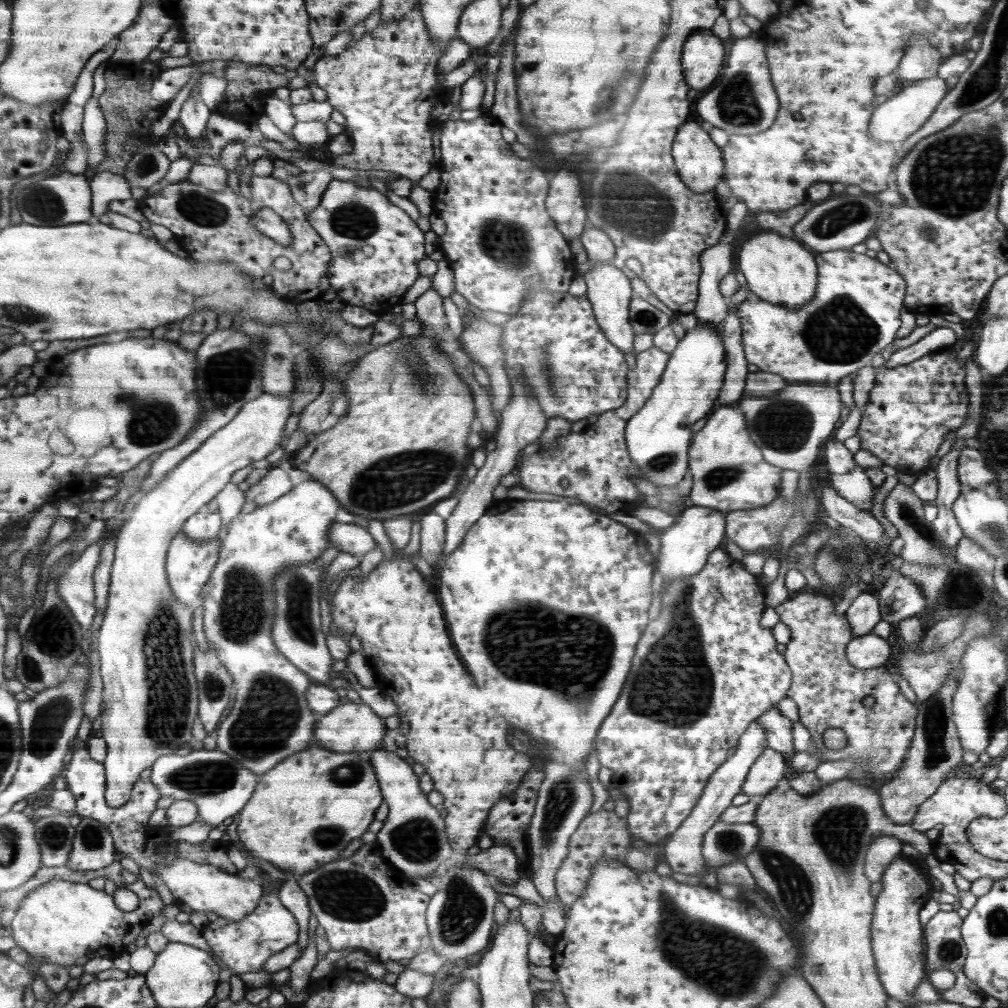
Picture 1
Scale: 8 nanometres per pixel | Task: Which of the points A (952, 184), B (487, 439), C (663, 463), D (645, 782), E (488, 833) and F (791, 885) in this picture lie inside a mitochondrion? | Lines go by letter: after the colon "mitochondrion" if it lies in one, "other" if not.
A: mitochondrion
B: other
C: mitochondrion
D: other
E: other
F: mitochondrion

